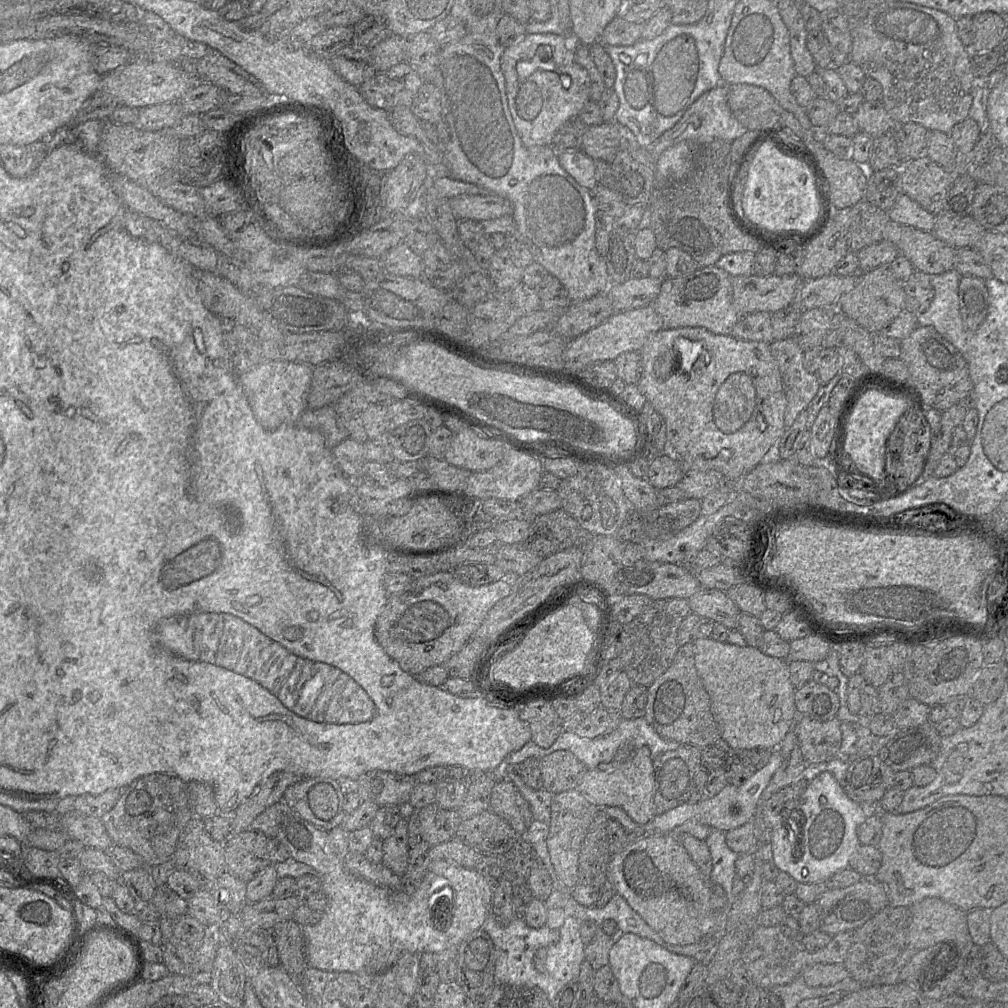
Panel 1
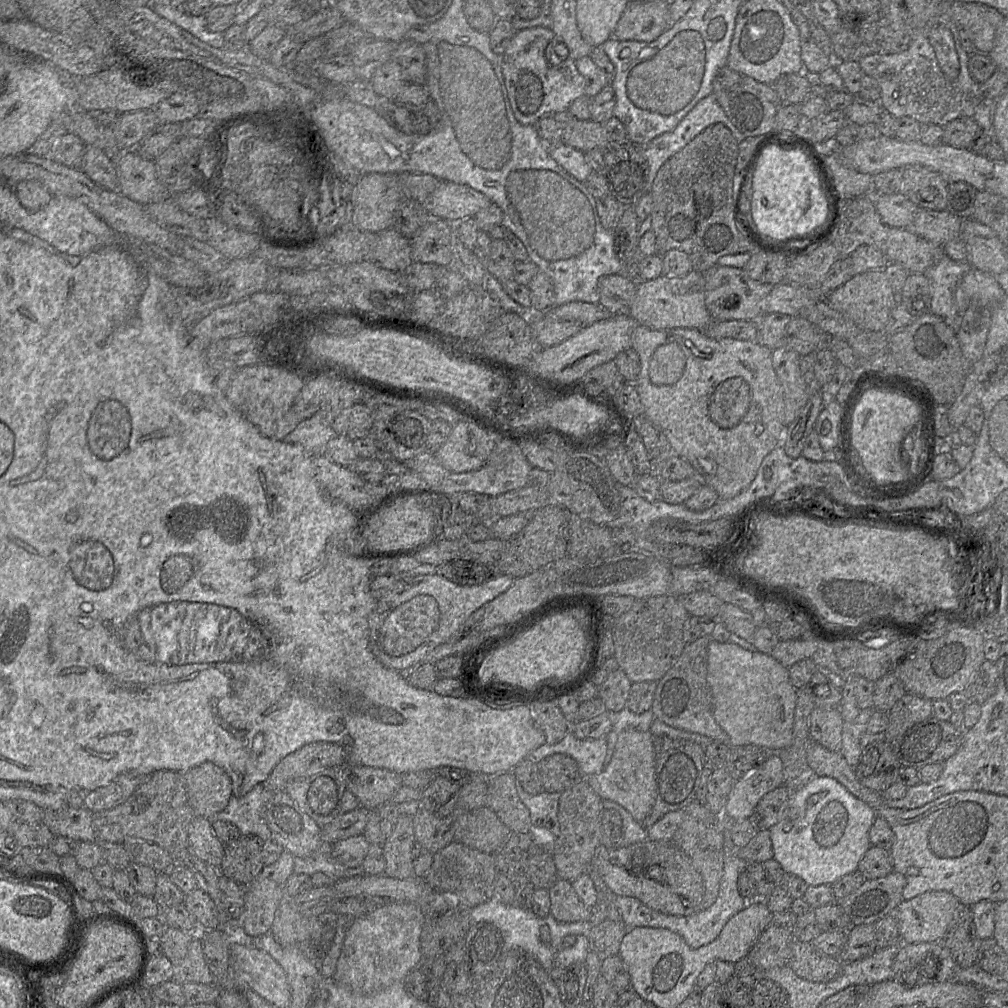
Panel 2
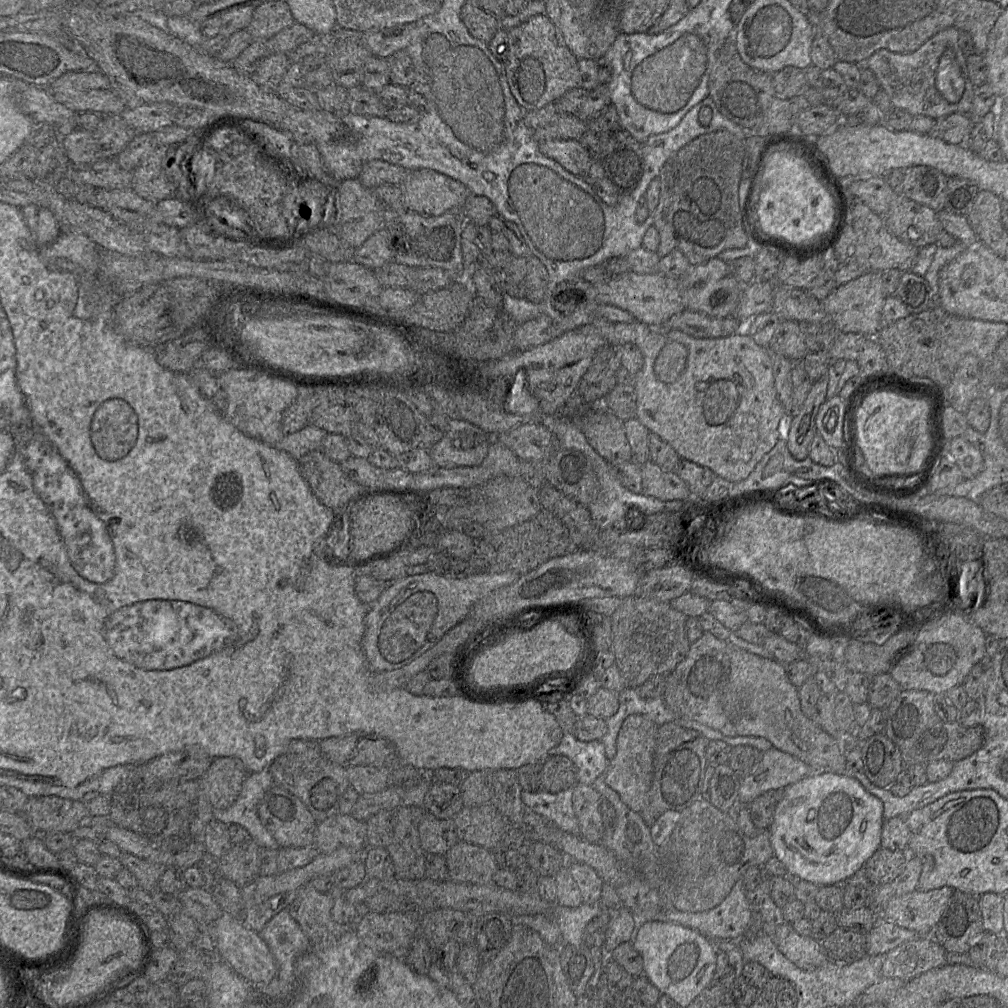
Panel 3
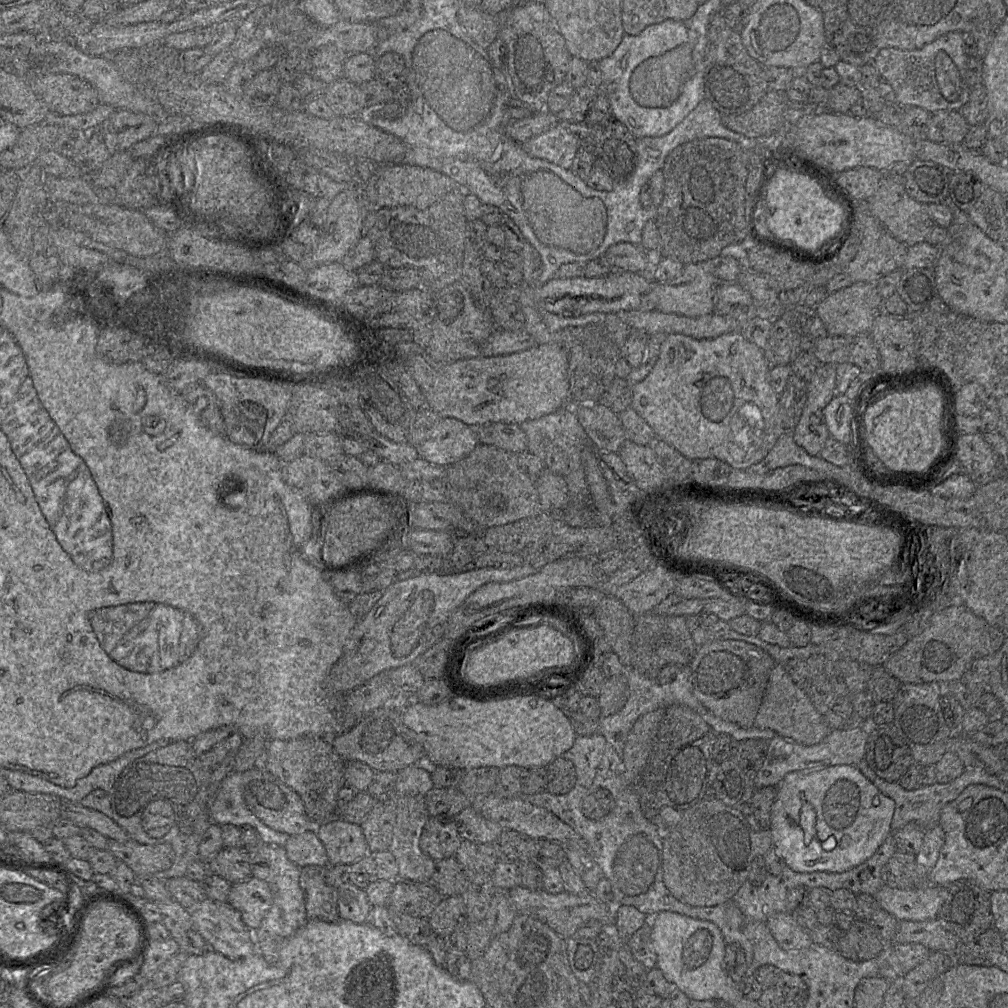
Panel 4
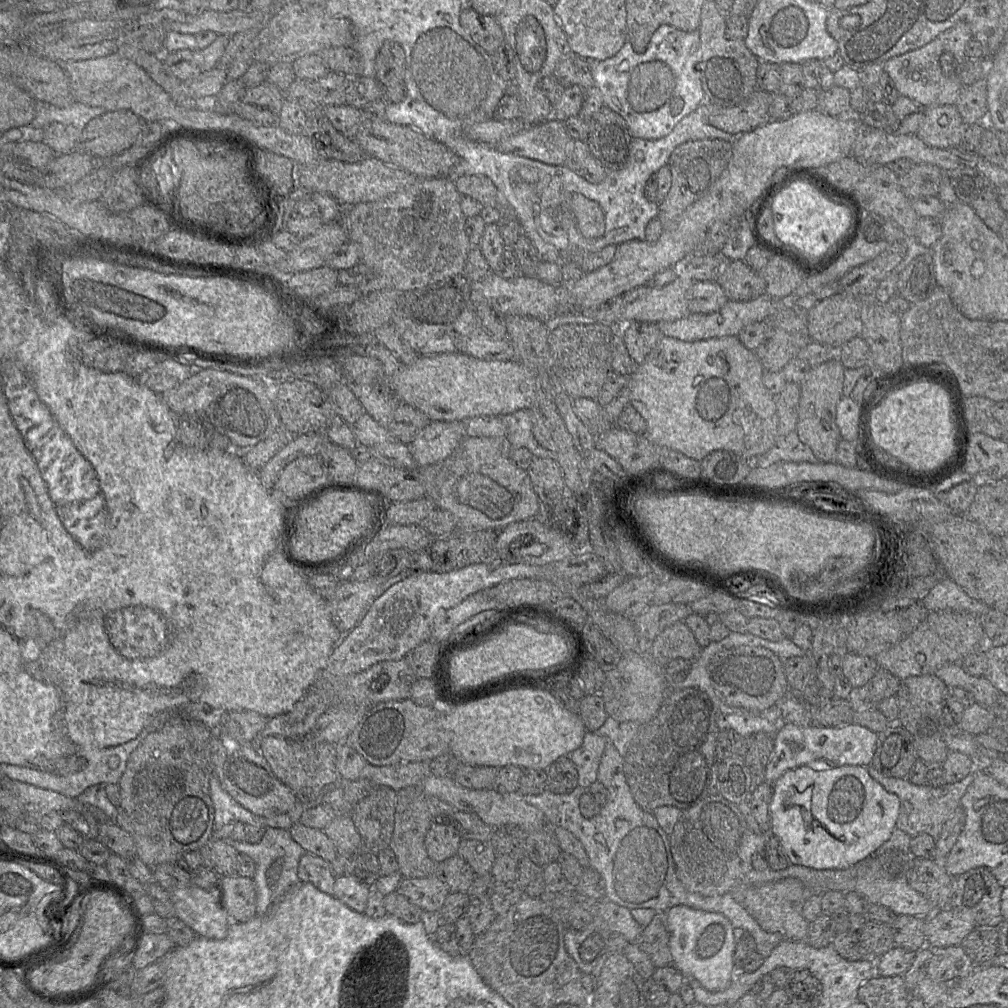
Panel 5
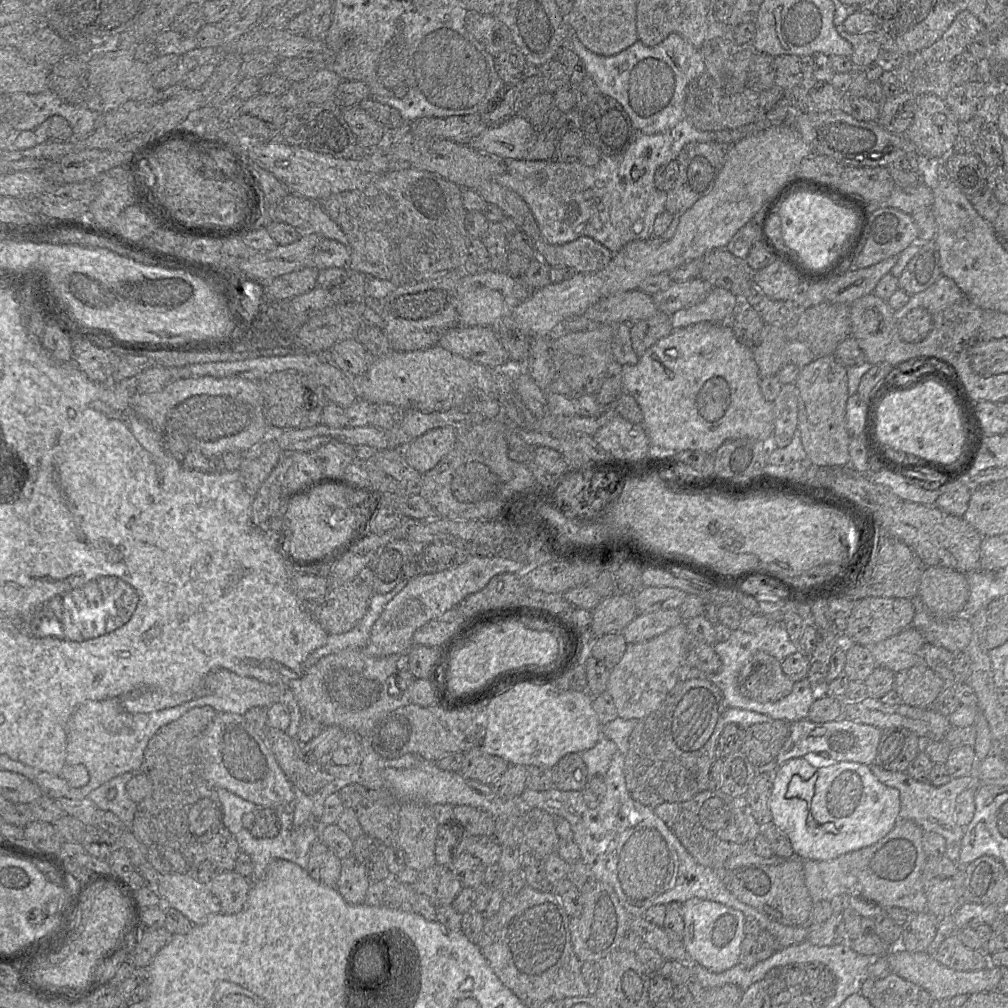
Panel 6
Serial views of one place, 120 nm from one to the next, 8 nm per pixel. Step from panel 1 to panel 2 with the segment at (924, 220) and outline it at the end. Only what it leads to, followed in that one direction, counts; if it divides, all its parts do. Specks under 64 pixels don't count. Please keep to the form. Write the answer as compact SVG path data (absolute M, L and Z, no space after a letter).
M873 189L866 195L872 198L882 221L894 228L908 227L919 208L901 193L879 194Z

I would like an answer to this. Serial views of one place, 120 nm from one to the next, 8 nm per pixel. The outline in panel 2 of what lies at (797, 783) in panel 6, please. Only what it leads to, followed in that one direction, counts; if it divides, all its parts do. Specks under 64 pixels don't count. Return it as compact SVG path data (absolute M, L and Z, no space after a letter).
M810 773L798 778L806 778L807 781L791 793L781 819L769 828L773 858L781 865L785 874L798 876L808 885L831 885L840 877L857 871L861 857L871 846L868 834L876 813L833 778Z

